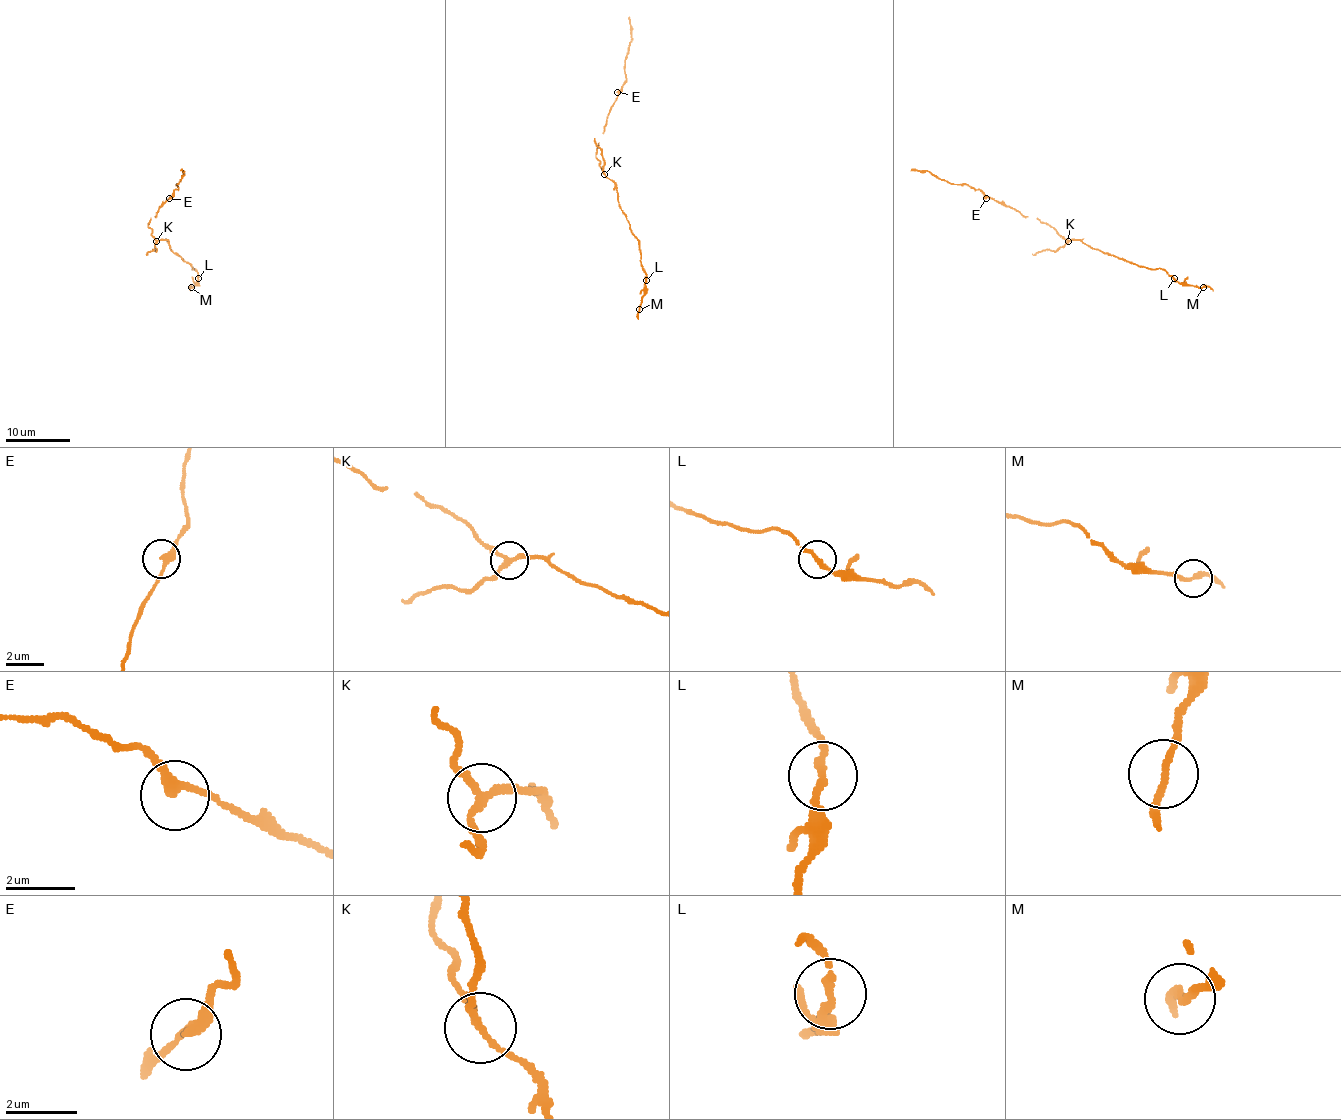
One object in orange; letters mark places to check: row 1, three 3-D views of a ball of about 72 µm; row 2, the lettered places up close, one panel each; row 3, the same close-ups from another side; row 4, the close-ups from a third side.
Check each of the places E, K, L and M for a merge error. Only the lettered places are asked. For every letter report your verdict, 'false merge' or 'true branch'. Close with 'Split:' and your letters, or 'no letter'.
E: true branch
K: false merge
L: true branch
M: true branch
Split: K

